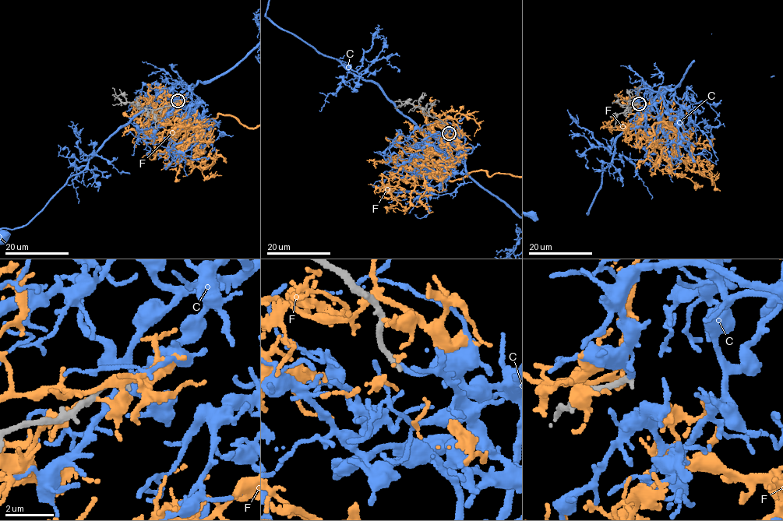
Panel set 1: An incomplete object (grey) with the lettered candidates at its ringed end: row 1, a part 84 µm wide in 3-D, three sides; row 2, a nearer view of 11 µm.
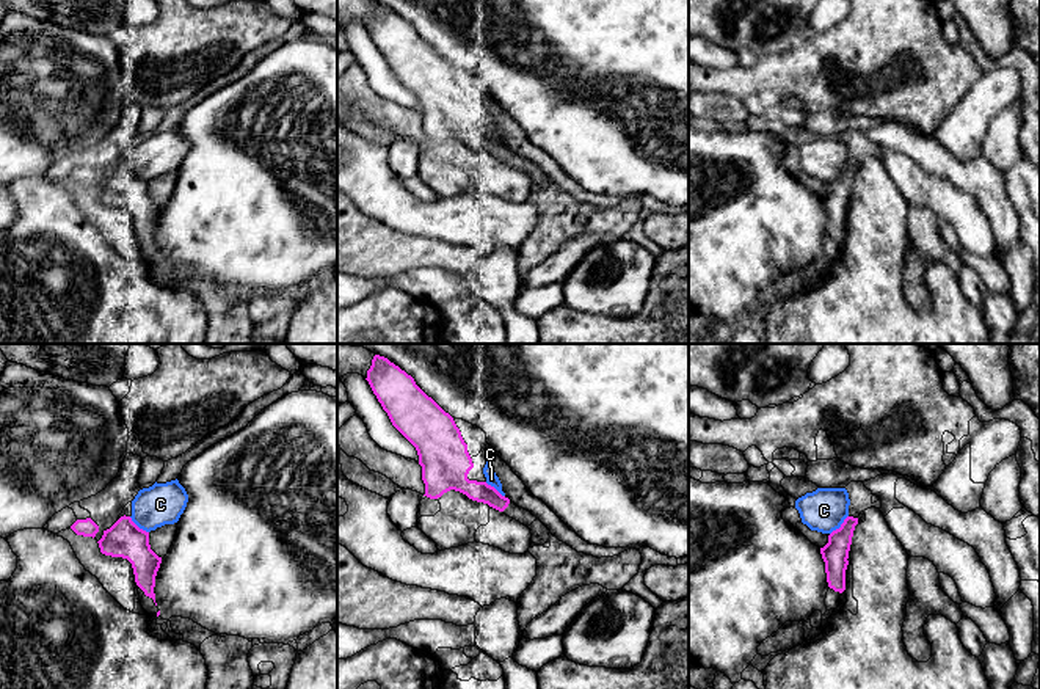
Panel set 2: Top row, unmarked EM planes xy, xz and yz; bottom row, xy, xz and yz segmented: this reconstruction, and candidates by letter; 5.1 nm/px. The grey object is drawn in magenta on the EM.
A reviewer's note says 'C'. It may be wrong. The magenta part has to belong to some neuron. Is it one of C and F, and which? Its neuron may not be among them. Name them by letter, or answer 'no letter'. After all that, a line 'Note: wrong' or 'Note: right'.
C
Note: right

